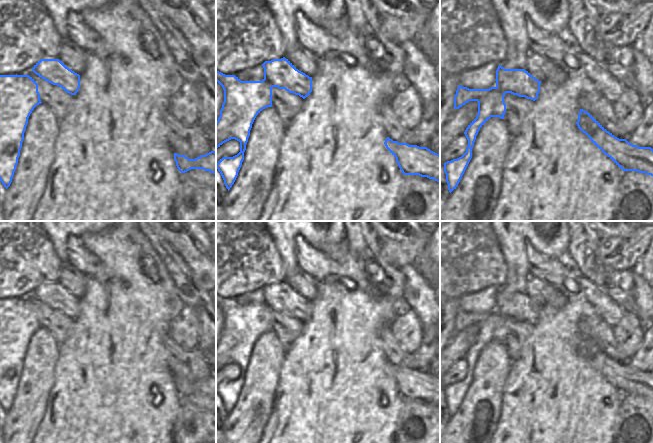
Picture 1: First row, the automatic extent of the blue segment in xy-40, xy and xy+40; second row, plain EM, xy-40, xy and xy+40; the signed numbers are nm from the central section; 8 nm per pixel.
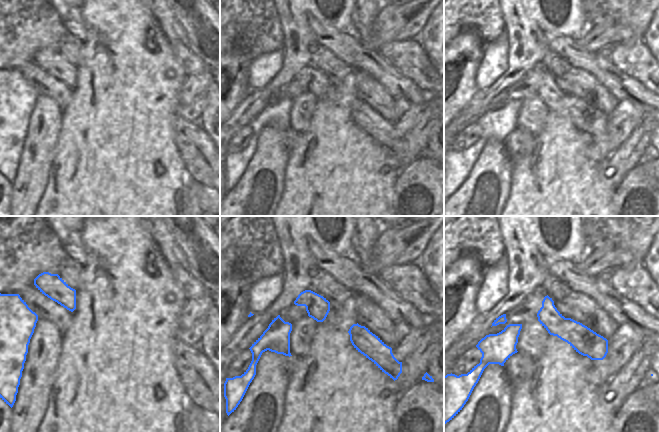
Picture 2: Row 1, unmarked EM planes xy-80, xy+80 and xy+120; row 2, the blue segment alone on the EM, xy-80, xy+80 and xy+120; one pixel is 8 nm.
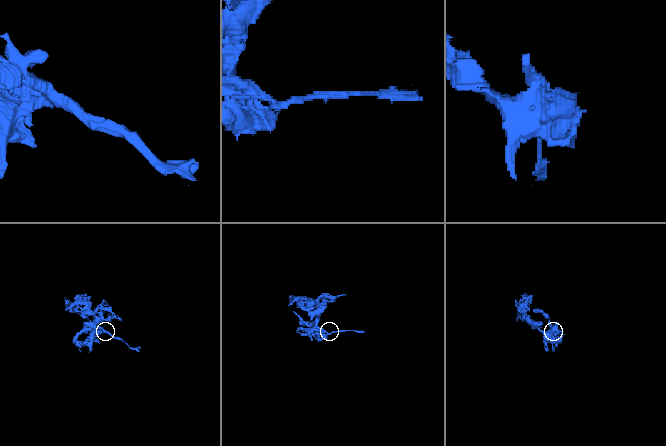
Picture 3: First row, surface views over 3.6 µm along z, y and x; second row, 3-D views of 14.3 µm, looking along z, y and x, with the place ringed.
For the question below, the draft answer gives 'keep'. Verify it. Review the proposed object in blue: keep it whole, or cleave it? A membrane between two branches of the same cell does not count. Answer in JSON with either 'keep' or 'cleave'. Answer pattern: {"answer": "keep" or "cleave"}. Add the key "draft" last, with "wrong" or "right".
{"answer": "cleave", "draft": "wrong"}

